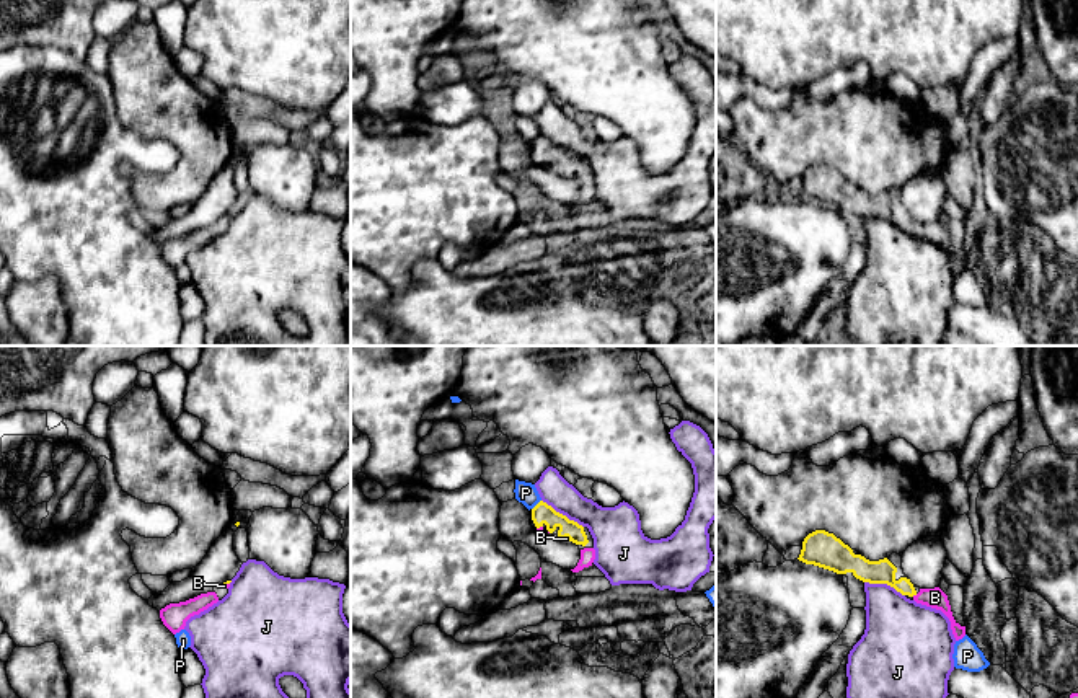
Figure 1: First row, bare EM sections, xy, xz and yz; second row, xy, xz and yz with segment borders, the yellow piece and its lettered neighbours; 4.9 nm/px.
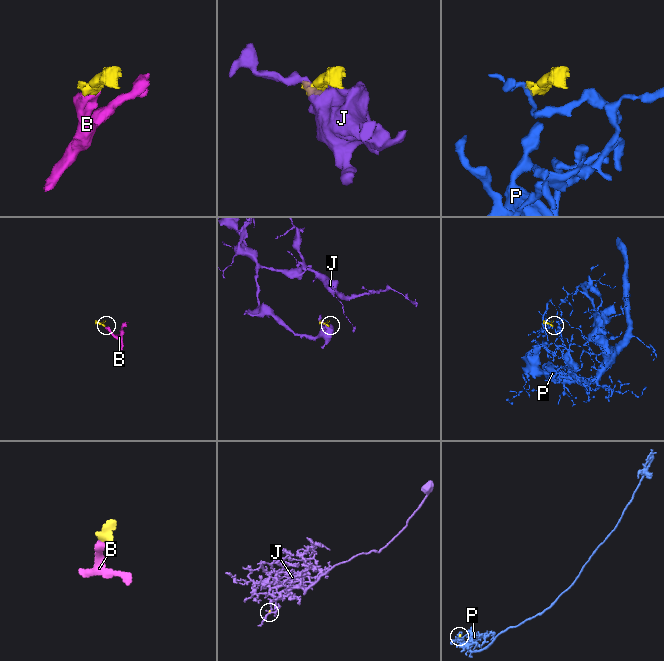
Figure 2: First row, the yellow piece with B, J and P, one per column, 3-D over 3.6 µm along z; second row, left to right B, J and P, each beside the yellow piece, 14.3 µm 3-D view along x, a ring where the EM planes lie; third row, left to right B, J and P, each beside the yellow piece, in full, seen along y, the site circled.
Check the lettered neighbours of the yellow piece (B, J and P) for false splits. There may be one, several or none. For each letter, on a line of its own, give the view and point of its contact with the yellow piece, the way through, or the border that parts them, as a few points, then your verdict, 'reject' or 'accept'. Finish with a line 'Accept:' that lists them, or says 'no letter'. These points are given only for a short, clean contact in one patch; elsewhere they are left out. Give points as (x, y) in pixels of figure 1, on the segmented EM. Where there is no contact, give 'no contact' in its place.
B: contact yz (914, 594); way yz (883, 571), (914, 594), (935, 597); accept
J: contact xz (561, 514); reject
P: contact xz (537, 504); border xz (540, 499), (532, 509); reject
Accept: B

